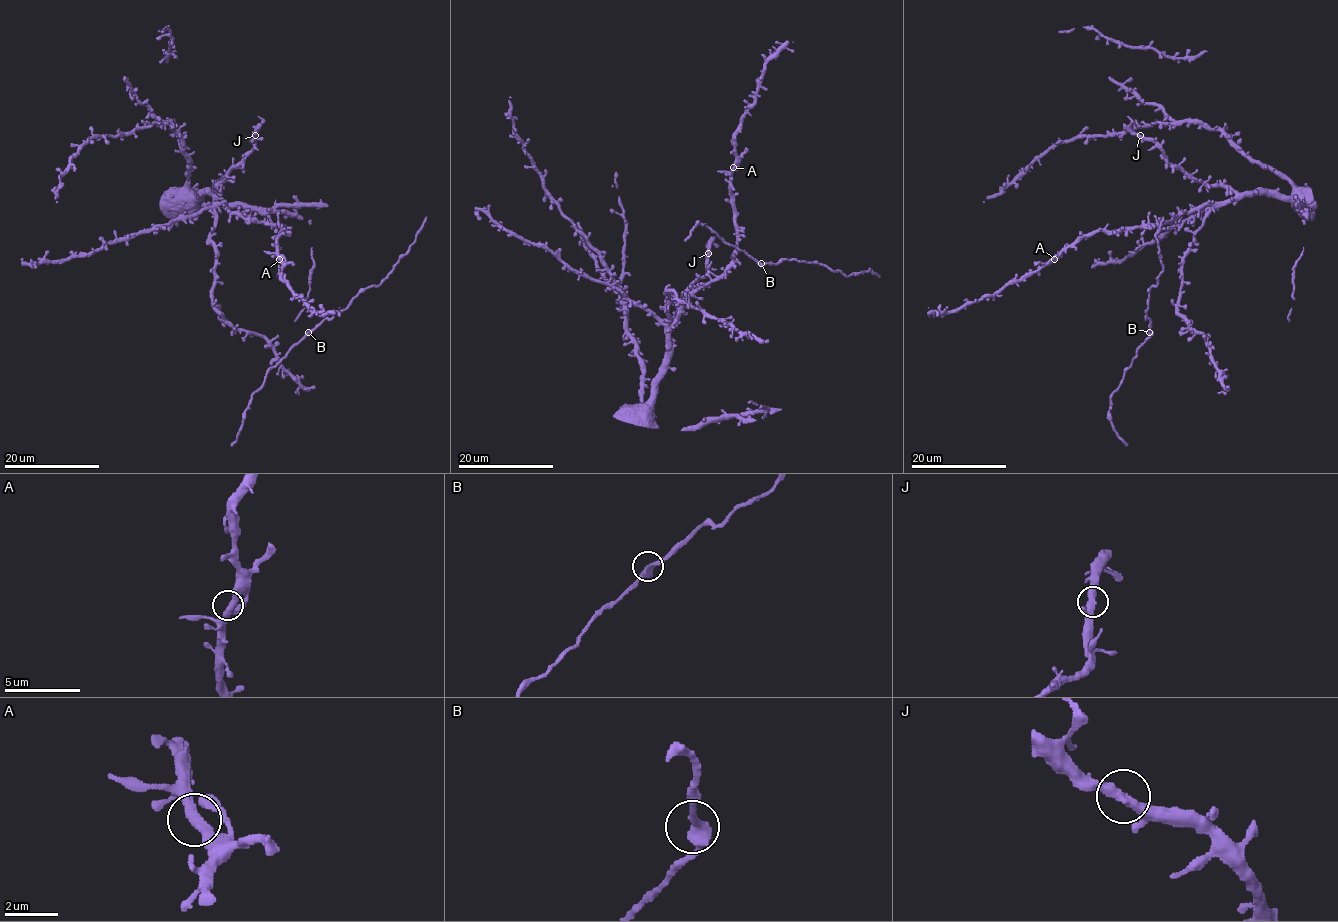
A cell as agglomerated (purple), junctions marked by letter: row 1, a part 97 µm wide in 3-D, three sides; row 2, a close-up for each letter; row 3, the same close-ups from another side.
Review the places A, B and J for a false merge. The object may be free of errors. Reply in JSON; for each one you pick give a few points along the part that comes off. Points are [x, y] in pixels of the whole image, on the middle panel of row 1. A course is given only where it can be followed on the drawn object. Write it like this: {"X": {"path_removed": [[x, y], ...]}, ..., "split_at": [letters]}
{"split_at": []}

